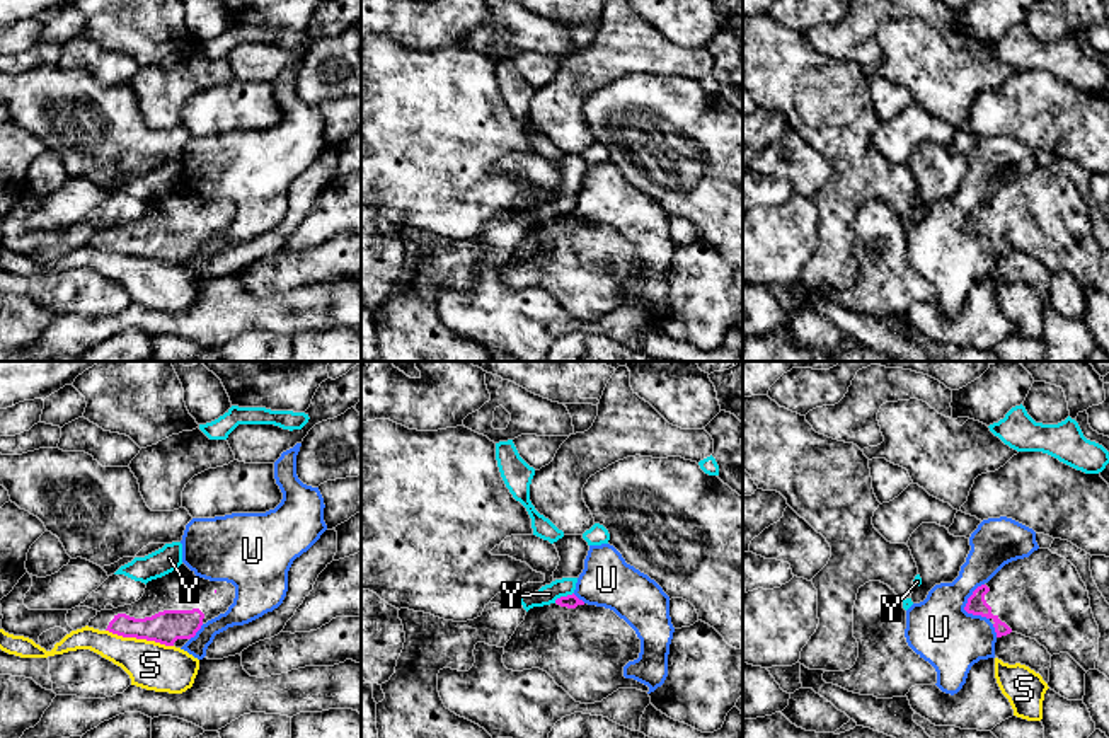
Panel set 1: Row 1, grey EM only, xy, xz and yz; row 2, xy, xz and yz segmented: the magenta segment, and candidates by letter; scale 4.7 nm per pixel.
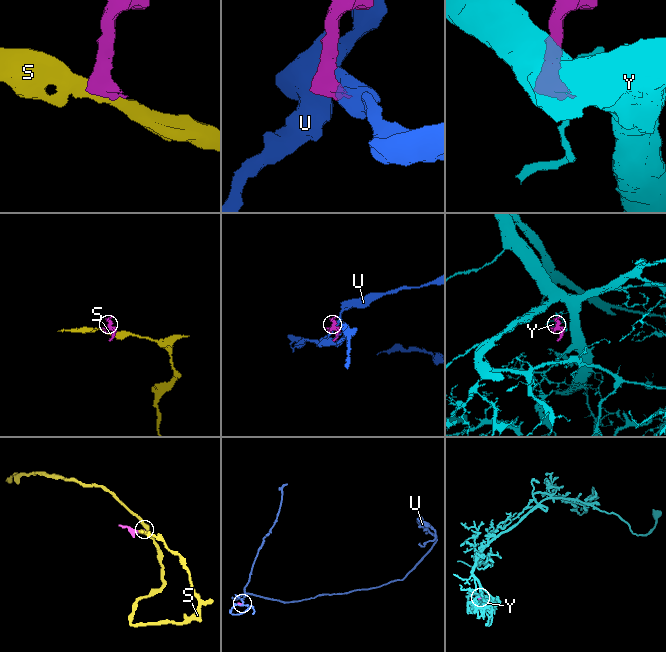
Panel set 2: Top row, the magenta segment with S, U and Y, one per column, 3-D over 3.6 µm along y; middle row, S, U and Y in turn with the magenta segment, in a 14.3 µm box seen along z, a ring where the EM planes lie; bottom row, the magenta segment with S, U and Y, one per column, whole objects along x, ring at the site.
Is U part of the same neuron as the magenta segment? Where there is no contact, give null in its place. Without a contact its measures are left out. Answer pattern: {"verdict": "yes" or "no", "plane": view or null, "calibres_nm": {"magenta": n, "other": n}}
{"verdict": "no", "plane": "yz", "calibres_nm": {"magenta": 90, "other": 300}}

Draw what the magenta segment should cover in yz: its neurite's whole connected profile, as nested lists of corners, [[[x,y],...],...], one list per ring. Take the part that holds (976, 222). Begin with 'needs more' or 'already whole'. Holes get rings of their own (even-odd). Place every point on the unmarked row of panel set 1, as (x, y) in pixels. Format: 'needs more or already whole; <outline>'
needs more; [[[1049,167],[1005,182],[978,205],[964,225],[986,235],[997,256],[1010,251],[1036,257],[1048,271],[1068,271],[1085,290],[1095,286],[1099,244],[1077,186]]]

